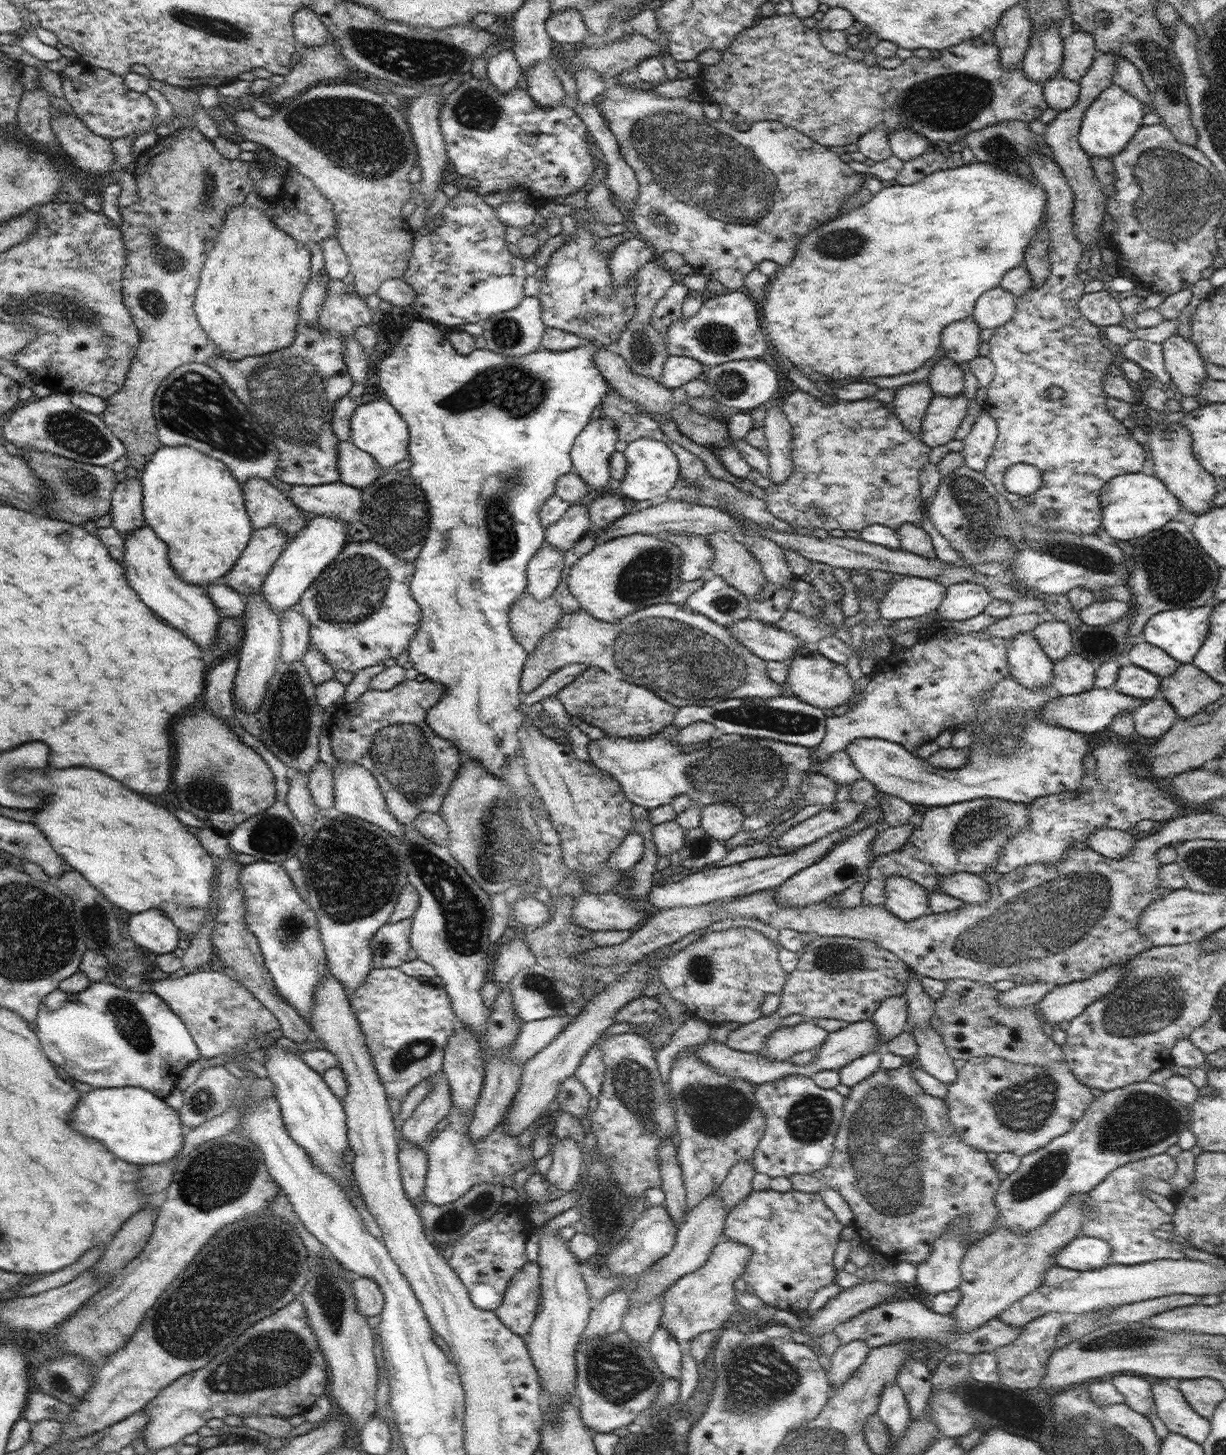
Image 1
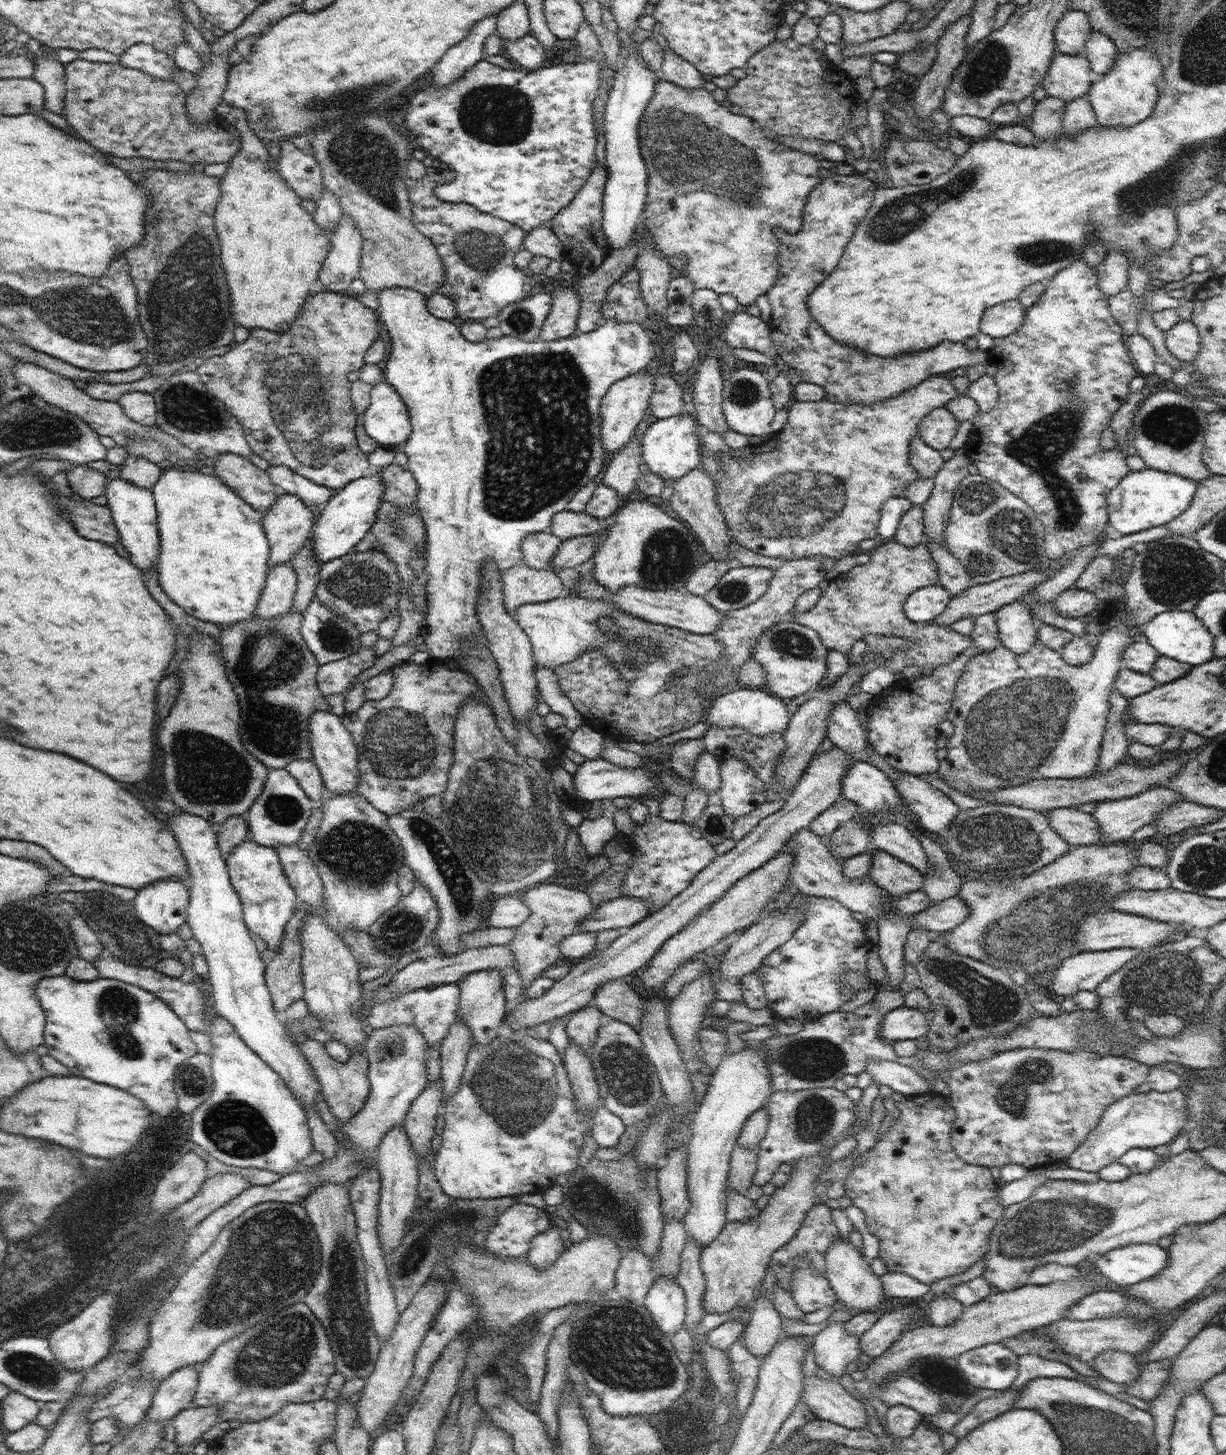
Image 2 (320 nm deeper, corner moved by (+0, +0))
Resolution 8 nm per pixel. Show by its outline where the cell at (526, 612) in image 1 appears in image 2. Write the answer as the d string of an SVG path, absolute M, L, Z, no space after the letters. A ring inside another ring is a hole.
M523 562L502 572L504 604L508 614L514 617L517 614L517 608L523 604L546 602L562 596L565 593L564 586L558 575L552 569L538 570L528 568Z

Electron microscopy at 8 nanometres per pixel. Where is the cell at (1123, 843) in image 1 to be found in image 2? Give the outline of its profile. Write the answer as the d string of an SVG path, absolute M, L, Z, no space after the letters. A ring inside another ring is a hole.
M1068 807L1052 809L1047 817L1050 826L1070 846L1102 844L1101 830L1093 813Z

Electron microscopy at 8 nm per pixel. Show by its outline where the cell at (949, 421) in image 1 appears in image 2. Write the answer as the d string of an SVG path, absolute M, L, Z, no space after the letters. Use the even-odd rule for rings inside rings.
M944 407L931 410L922 419L917 434L922 441L934 450L949 448L952 439L956 436L959 427L959 420L954 419L950 411Z

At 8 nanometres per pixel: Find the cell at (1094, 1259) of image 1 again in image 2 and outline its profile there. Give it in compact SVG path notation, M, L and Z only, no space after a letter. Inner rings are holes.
M1127 1244L1093 1257L1092 1267L1124 1286L1158 1276L1169 1263L1169 1252L1156 1244Z

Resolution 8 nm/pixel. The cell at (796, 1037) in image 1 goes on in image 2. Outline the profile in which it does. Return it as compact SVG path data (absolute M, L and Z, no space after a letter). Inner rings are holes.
M760 1043L752 1047L746 1044L741 1052L721 1057L711 1076L707 1093L693 1114L690 1122L692 1138L687 1144L686 1177L691 1205L682 1221L701 1248L714 1242L728 1222L726 1197L731 1152L748 1117L767 1104L773 1091L764 1045Z

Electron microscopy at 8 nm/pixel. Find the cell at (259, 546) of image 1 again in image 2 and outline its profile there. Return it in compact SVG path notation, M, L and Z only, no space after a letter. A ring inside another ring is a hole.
M278 492L276 502L263 515L263 527L270 543L269 566L292 561L294 556L309 544L314 526L314 514L299 496Z

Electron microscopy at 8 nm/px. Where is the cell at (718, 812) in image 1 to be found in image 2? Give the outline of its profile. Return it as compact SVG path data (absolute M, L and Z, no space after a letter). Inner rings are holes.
M730 757L720 762L719 793L724 810L734 820L767 802L765 784L747 762Z

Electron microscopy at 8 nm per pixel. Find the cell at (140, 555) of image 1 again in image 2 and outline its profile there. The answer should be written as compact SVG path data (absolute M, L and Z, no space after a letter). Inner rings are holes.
M122 478L108 479L105 492L107 507L111 509L111 515L120 535L120 542L129 554L128 560L133 562L146 574L157 568L160 556L160 537L157 523L157 508L152 490L138 488Z

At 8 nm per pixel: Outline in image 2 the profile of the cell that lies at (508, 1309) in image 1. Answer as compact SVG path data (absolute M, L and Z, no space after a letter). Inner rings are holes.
M551 1226L548 1230L534 1236L526 1256L528 1264L540 1270L548 1268L565 1249L562 1232L563 1230L557 1226Z

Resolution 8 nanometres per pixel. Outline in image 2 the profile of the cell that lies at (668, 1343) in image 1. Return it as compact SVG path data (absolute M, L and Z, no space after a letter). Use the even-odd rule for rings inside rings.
M661 1276L655 1279L642 1302L664 1334L671 1338L685 1326L686 1301L685 1292L677 1281Z

